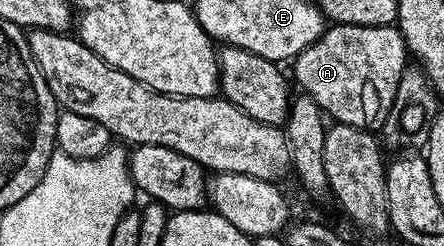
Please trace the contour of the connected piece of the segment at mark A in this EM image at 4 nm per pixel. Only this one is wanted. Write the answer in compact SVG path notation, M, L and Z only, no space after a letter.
M332 24L325 27L323 34L306 50L294 58L296 80L301 84L303 95L314 98L321 112L327 114L335 123L376 130L383 125L390 106L394 102L394 90L402 78L410 53L404 45L404 35L399 27L391 24L382 26L358 26L357 24Z

